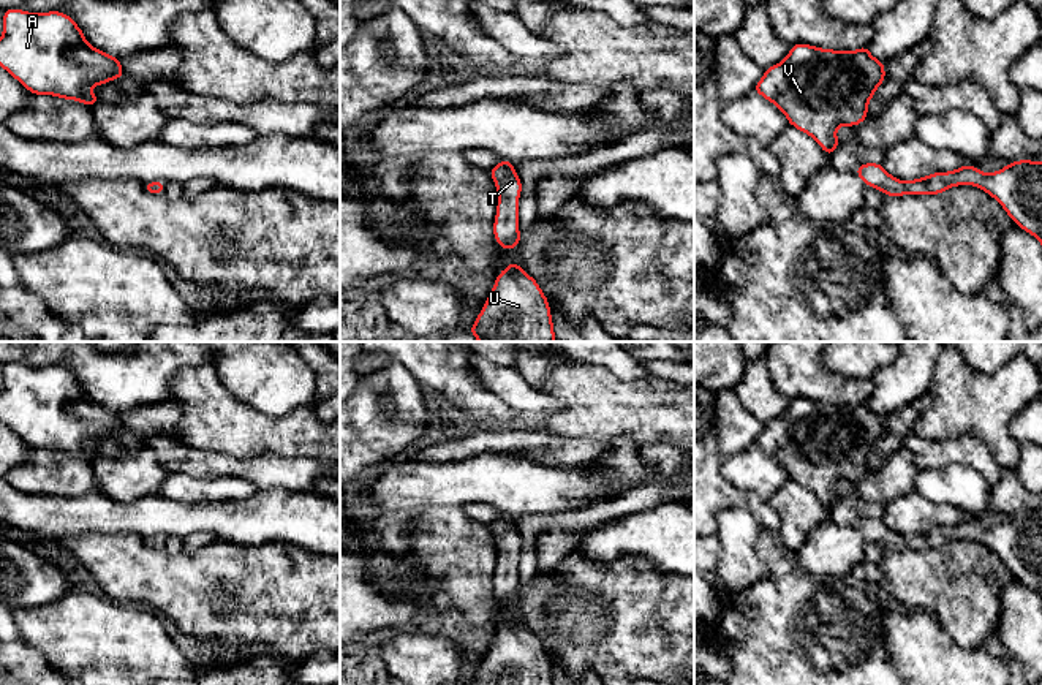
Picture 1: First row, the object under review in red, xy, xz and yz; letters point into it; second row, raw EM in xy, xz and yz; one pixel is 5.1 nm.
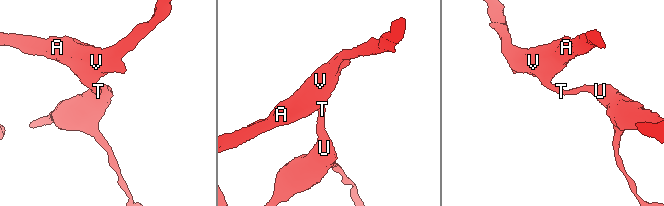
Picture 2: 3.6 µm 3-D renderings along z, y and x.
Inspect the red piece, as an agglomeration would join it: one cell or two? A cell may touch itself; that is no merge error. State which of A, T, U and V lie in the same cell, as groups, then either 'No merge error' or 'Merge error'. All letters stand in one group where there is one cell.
Groups: A T U V. No merge error

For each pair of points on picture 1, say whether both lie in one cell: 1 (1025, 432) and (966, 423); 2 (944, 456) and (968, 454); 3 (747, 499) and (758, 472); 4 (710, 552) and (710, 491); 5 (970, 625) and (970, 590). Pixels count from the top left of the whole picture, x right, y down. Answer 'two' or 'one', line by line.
1: two
2: one
3: two
4: two
5: one

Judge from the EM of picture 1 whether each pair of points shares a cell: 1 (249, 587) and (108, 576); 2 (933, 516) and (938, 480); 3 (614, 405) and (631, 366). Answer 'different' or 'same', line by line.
1: same
2: different
3: different

